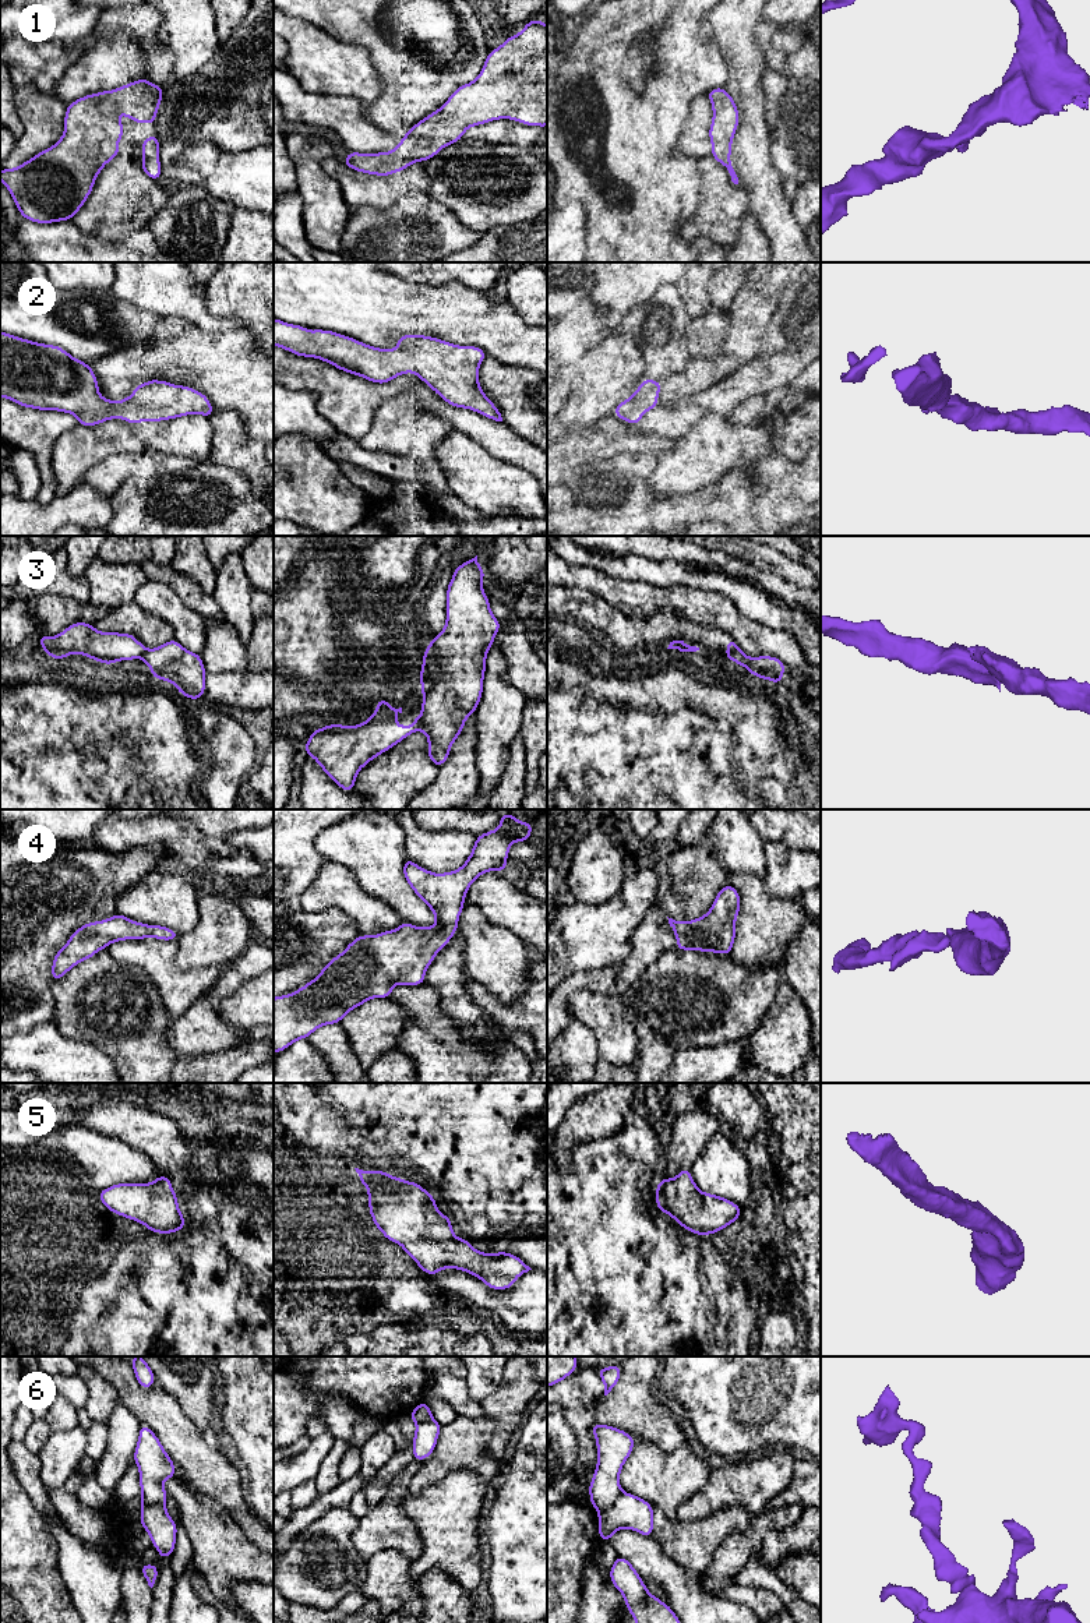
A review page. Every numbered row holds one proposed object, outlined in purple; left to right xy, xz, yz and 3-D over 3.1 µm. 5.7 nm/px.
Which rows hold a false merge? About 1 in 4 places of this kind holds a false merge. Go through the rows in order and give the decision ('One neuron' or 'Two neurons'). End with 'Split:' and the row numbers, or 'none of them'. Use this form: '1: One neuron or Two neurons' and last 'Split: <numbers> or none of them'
1: One neuron
2: One neuron
3: Two neurons
4: One neuron
5: One neuron
6: Two neurons
Split: 3, 6

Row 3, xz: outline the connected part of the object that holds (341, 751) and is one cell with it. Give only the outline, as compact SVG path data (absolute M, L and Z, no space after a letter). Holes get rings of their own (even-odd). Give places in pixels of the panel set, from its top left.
M378 699L375 712L363 724L324 726L301 748L342 790L352 791L363 766L420 730L421 716L412 726L396 726L398 712L402 708L394 709L387 699Z

